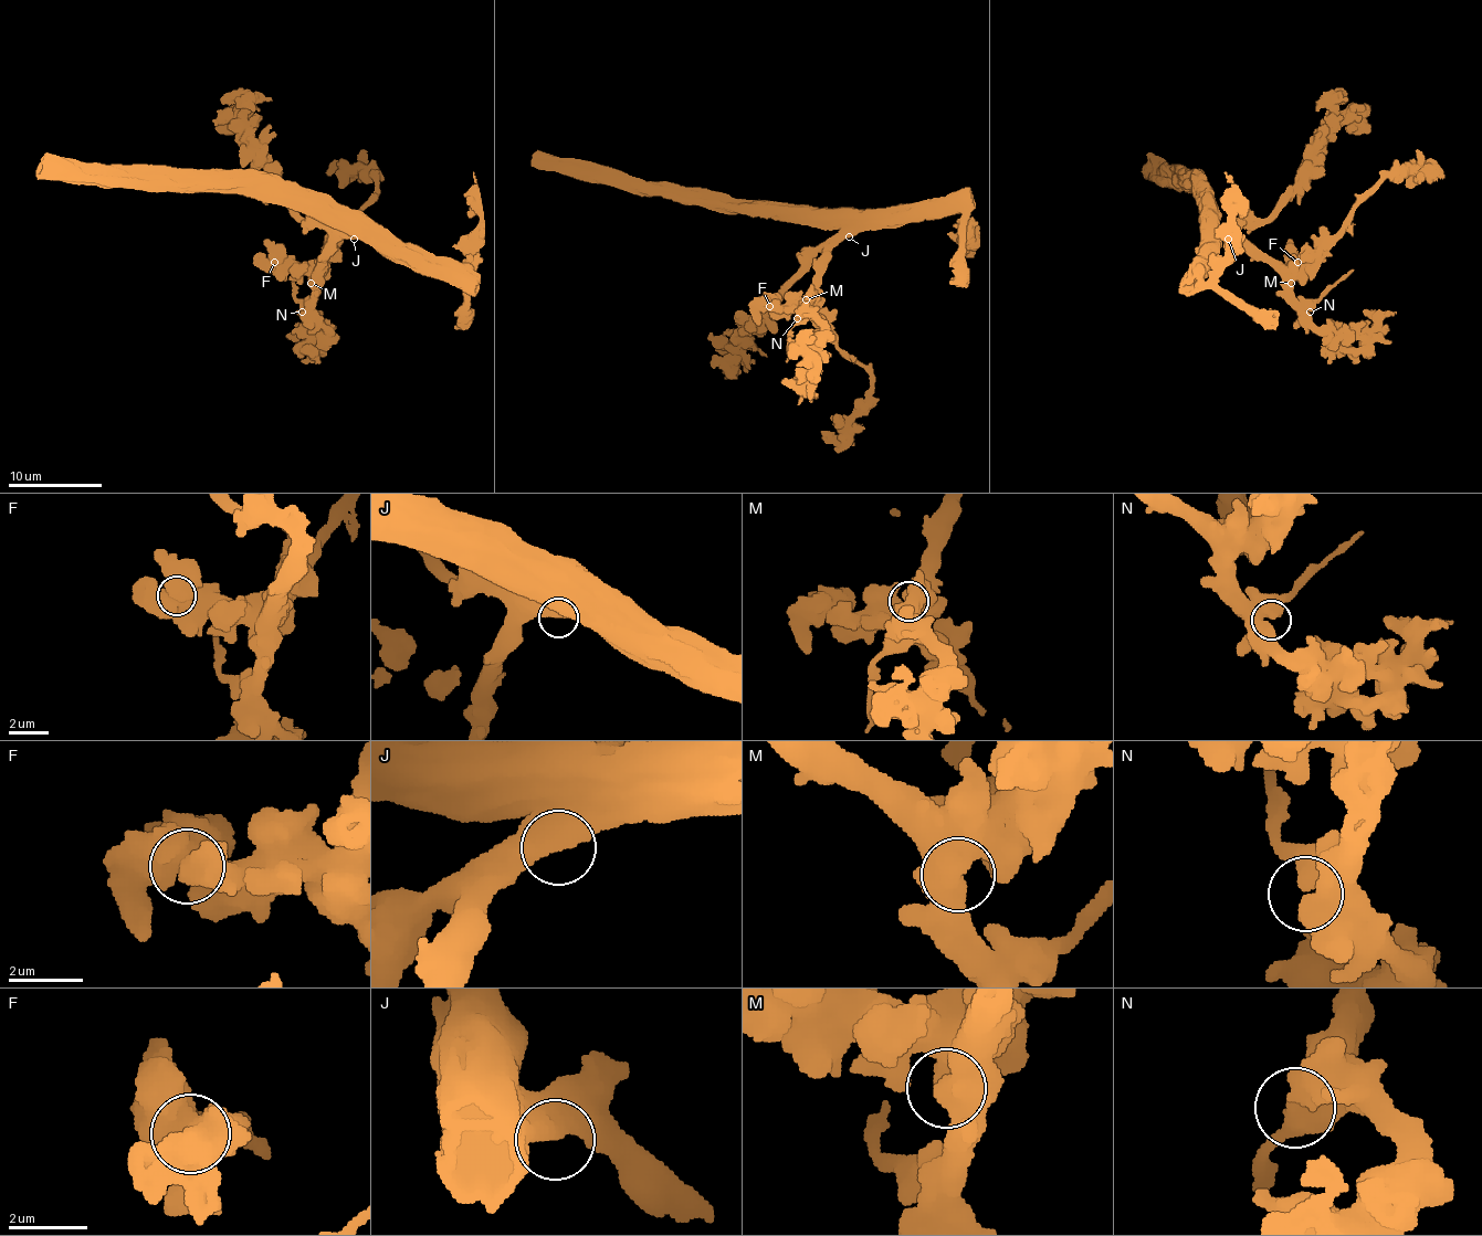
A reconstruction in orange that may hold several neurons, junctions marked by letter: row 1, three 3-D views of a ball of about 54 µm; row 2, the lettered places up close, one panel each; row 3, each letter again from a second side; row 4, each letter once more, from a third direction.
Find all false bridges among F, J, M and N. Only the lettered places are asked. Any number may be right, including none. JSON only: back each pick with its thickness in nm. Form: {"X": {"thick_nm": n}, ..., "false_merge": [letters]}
{"false_merge": []}

